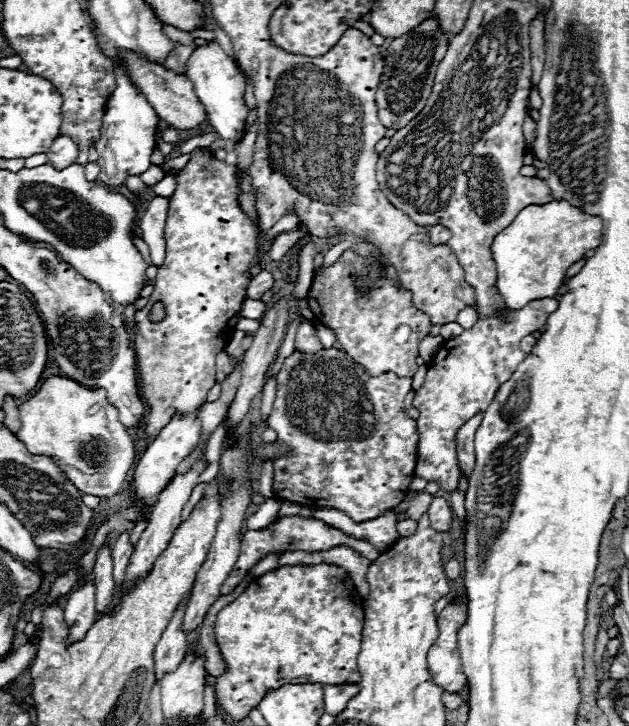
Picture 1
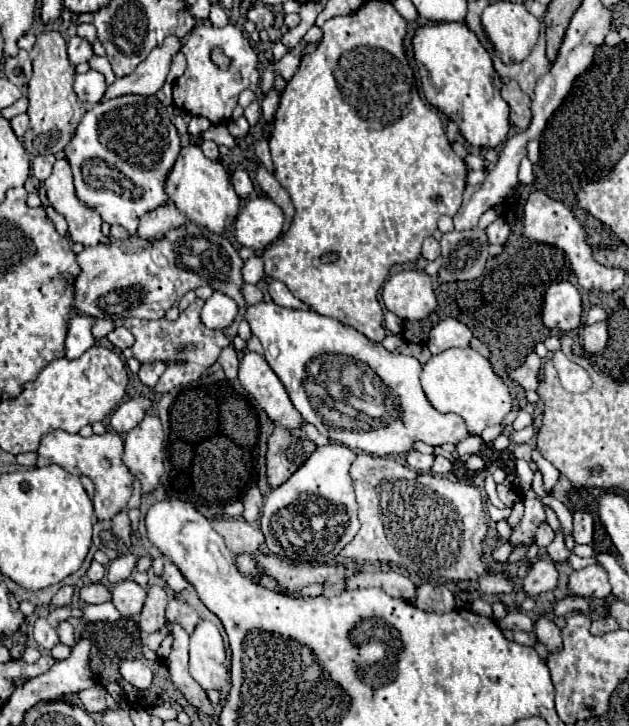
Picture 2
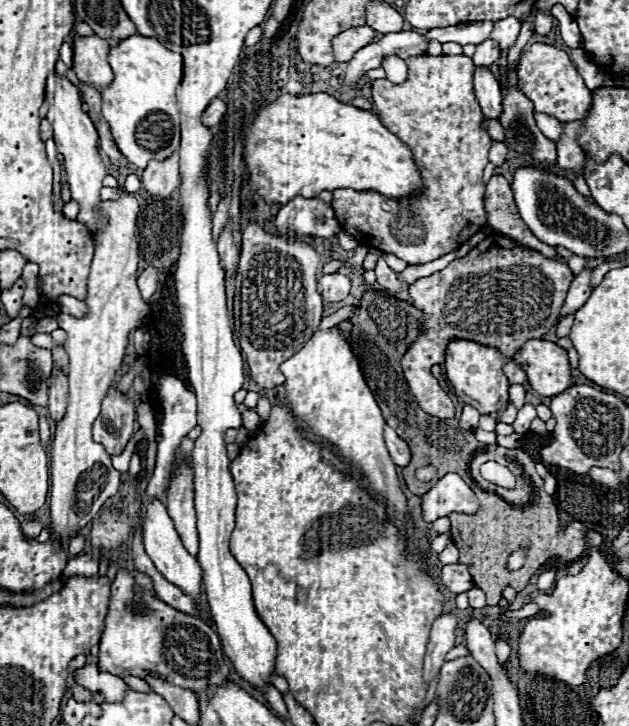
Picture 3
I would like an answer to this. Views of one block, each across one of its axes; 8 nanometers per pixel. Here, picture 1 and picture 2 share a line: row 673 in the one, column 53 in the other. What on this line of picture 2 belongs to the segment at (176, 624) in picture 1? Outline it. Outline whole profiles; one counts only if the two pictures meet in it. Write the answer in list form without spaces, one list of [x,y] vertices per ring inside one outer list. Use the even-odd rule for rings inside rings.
[[[50,154],[50,156],[36,156],[36,158],[32,160],[32,174],[34,174],[40,182],[44,182],[44,180],[52,174],[54,162],[56,162],[56,158],[54,158],[52,154]]]

